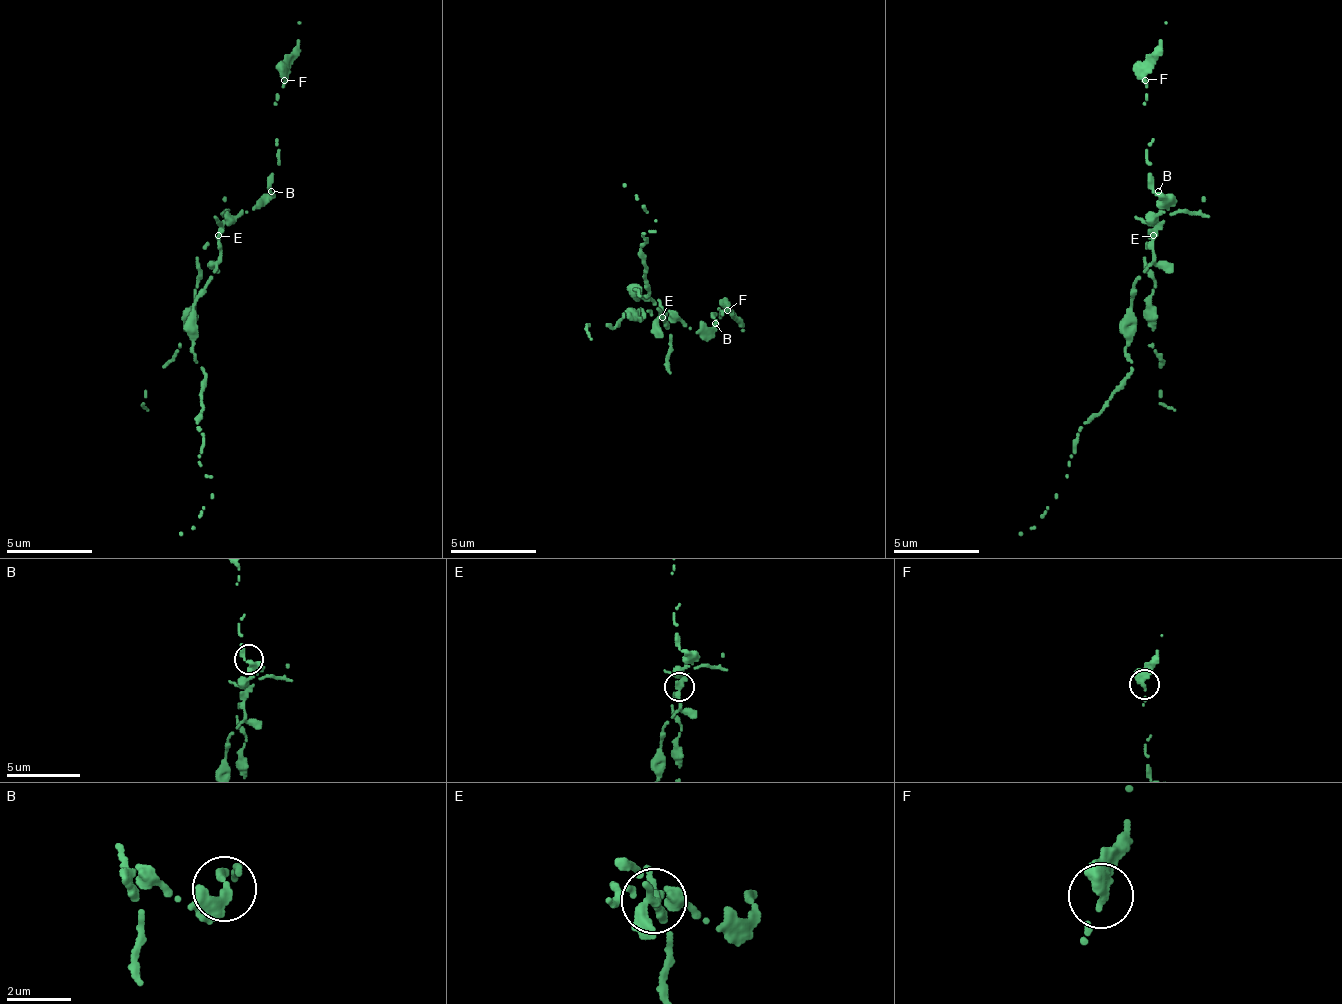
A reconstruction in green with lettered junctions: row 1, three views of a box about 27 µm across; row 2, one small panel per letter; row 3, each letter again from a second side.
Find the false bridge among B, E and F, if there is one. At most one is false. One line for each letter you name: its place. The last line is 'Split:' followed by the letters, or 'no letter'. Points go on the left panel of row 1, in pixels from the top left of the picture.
E: place (218, 235)
Split: E

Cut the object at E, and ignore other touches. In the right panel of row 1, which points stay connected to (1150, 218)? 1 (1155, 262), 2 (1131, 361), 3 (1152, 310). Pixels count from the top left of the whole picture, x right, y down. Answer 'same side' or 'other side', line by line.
1: other side
2: other side
3: same side

